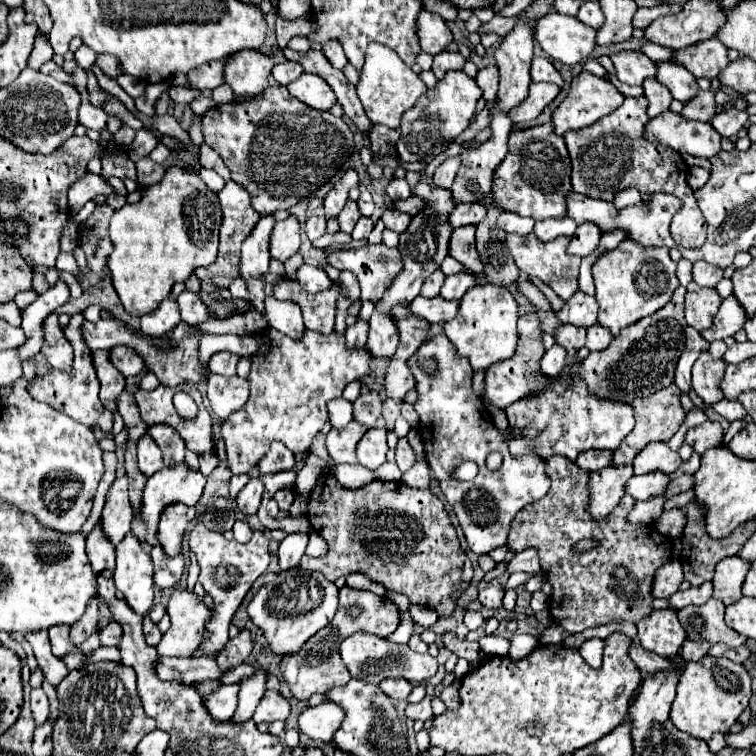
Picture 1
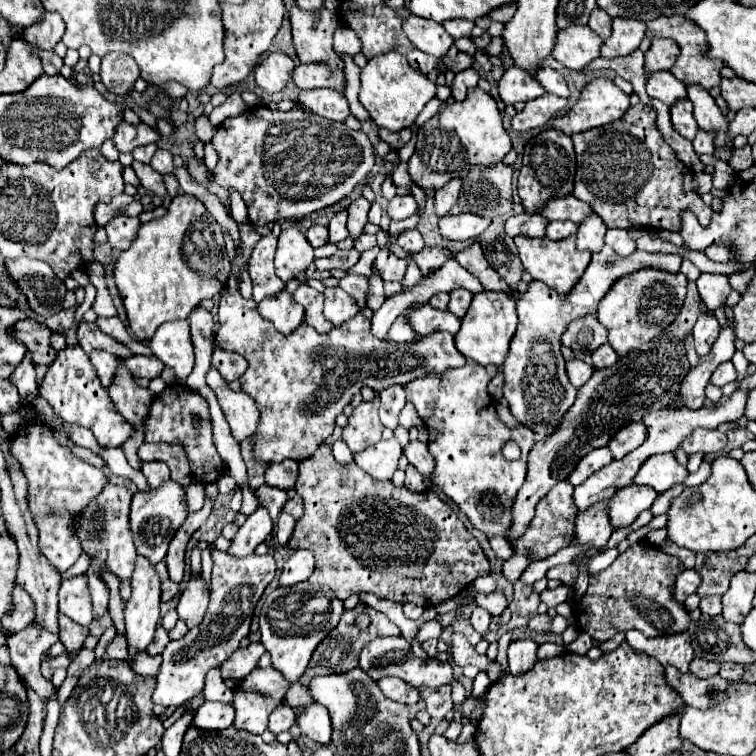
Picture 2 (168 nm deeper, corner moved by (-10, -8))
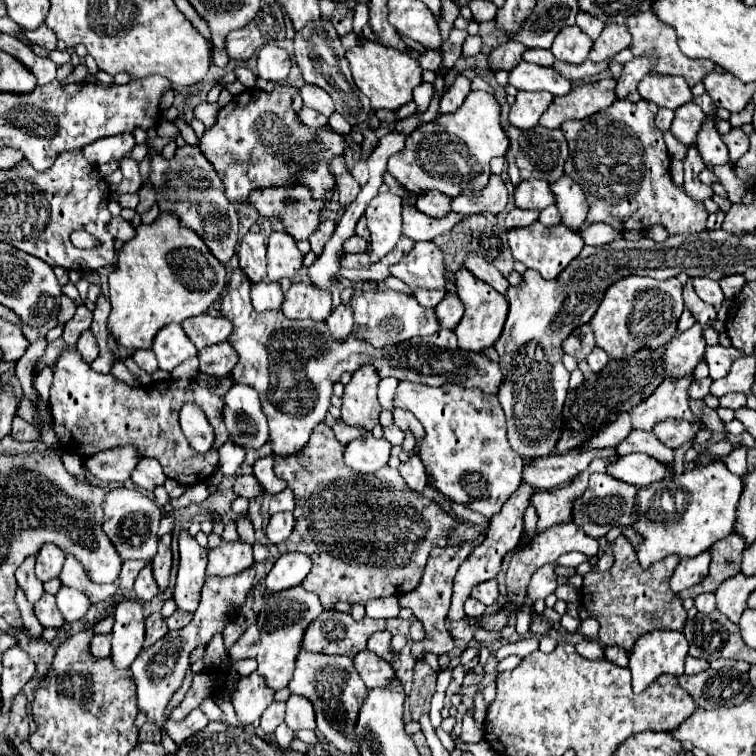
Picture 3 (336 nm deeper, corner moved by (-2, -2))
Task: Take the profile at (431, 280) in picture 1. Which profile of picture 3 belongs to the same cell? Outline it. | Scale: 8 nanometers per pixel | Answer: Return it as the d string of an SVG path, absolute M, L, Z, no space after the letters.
M416 290L416 292L414 292L414 298L416 298L418 304L424 306L424 308L436 308L436 306L442 302L444 296L446 296L446 294L440 294L440 292L436 292L436 290Z

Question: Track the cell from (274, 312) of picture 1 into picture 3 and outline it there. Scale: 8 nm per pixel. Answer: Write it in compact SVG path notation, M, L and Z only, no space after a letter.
M252 282L252 306L256 312L264 312L264 310L278 310L284 302L284 294L280 290L278 282Z

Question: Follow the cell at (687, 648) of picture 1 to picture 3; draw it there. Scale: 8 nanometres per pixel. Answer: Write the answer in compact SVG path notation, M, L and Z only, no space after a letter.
M692 656L686 658L686 672L684 674L700 674L704 670L708 670L708 662L704 662L700 658L692 658Z

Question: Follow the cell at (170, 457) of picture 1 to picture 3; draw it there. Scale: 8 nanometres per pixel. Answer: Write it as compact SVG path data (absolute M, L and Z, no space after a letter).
M124 446L124 450L106 450L104 454L96 454L96 458L88 458L82 466L100 482L110 484L126 482L136 464L136 452L130 446Z

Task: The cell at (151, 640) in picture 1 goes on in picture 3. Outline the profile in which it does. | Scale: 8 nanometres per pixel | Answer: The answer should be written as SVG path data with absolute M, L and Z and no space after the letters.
M152 612L146 616L146 638L144 638L144 648L152 646L160 638L168 634L168 626L164 622L164 616L160 612Z

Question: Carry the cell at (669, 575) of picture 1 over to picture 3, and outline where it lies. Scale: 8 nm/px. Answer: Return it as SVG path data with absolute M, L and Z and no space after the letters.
M706 550L704 554L696 556L696 558L690 558L690 560L680 560L680 564L676 566L674 570L674 576L670 580L670 586L674 592L680 592L684 588L690 588L694 586L696 582L700 582L706 574L708 574L708 568L710 568L710 552Z

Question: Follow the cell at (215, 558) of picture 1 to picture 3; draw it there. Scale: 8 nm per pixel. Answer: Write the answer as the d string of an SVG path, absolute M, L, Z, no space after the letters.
M248 568L248 570L244 570L236 576L228 576L228 578L208 578L202 588L202 600L200 600L194 620L176 632L168 632L154 646L144 648L130 668L134 674L134 682L136 682L138 710L144 712L146 720L156 724L158 730L162 730L162 732L166 730L178 750L186 738L190 738L192 734L196 734L198 730L202 730L208 724L208 718L200 708L192 710L192 714L188 714L182 722L172 722L170 718L166 718L166 706L168 706L172 694L182 686L184 674L190 666L190 660L188 660L190 650L194 650L198 644L206 646L216 632L224 630L228 610L232 610L232 606L242 606L246 602L252 582L254 582L254 568Z

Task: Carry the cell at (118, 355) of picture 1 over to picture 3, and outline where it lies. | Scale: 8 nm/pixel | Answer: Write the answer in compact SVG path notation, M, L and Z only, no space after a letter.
M136 350L136 354L132 354L134 362L146 370L148 374L154 374L158 370L158 362L156 362L156 354L152 350Z

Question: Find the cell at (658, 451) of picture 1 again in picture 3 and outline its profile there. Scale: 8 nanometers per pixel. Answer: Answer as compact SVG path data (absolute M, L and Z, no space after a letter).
M628 454L620 456L616 462L608 464L608 474L616 480L632 484L636 488L658 482L666 476L668 468L646 454Z

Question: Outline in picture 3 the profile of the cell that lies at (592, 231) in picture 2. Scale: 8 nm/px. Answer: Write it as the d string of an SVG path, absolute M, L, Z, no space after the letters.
M564 174L560 180L550 184L550 190L556 198L562 224L568 224L568 228L578 230L586 222L586 198L580 186Z

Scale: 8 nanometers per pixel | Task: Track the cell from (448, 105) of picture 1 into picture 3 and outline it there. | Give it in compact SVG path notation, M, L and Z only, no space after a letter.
M470 92L458 112L438 116L430 124L418 126L404 146L404 150L388 160L388 172L412 196L428 190L438 190L450 198L464 192L478 192L488 184L490 160L504 156L508 150L508 136L500 128L500 104L488 92Z

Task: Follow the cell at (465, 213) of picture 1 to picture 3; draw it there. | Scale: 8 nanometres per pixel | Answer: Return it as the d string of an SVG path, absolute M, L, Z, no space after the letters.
M402 206L402 234L414 242L430 242L462 220L464 216L456 212L448 214L448 218L428 218L426 214L420 214L414 206Z

